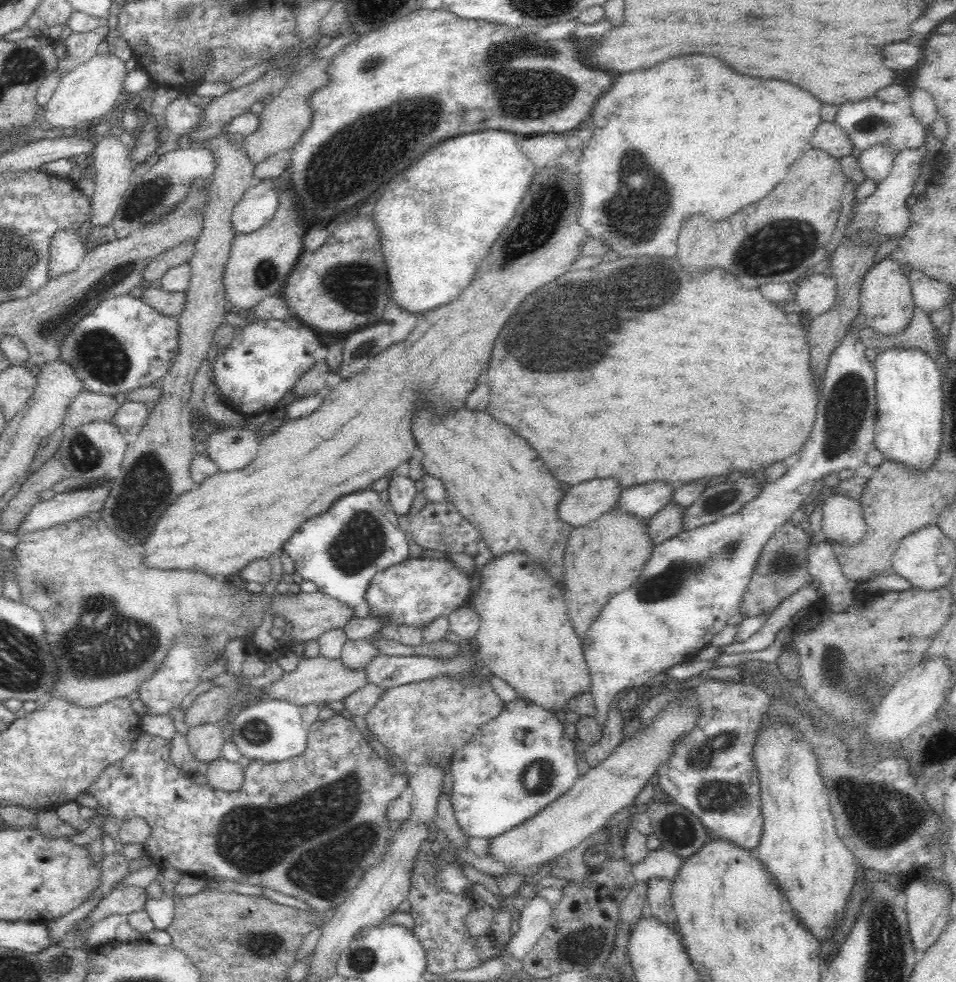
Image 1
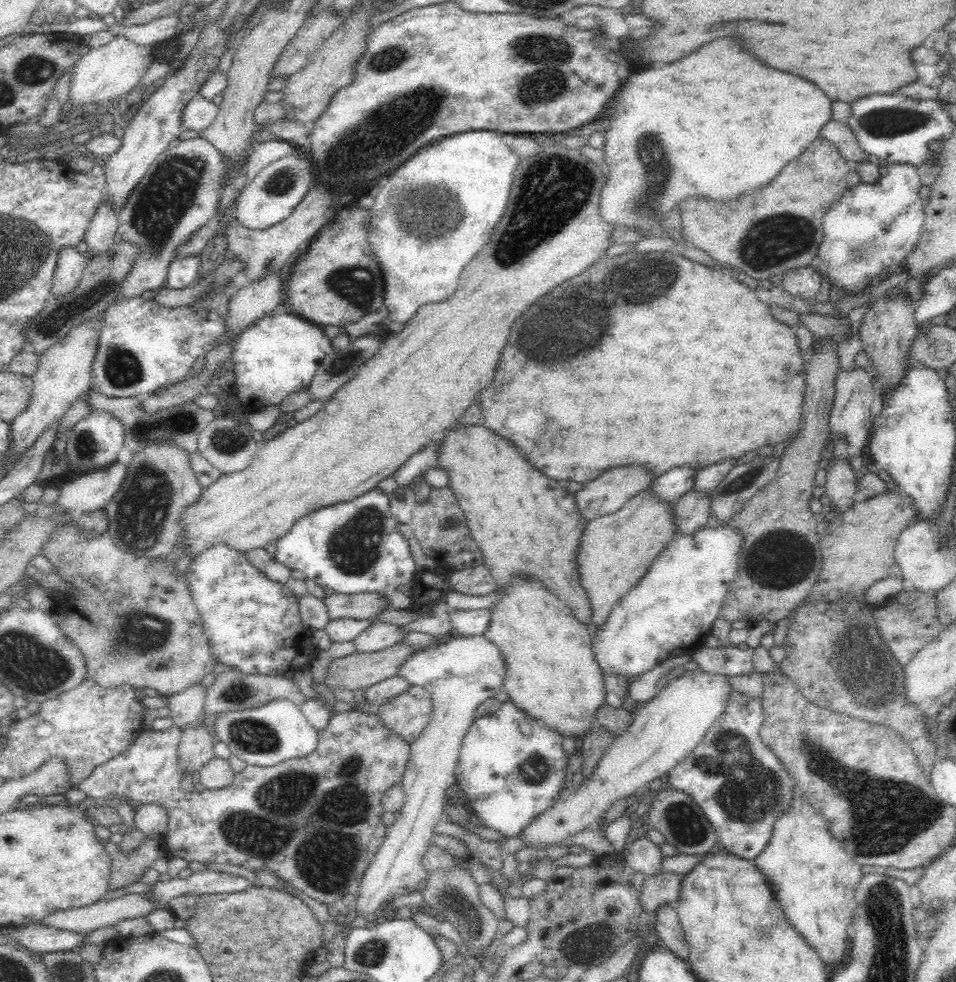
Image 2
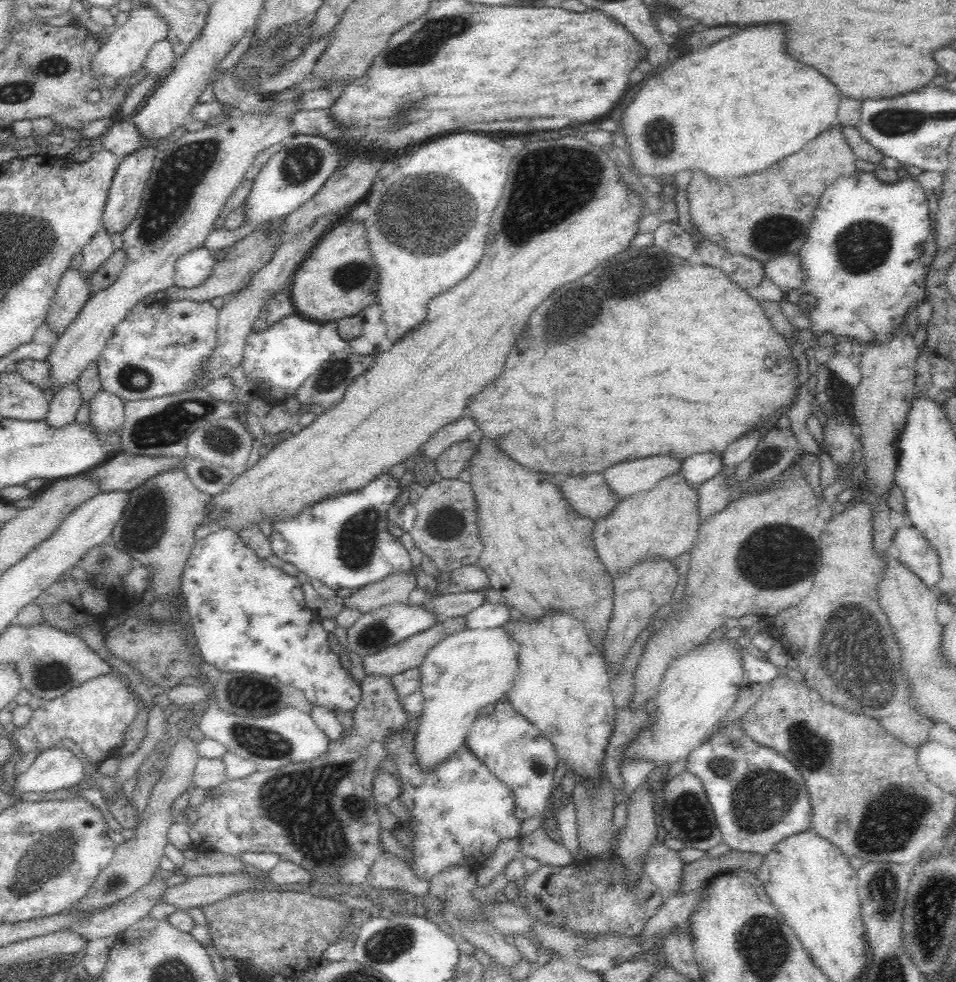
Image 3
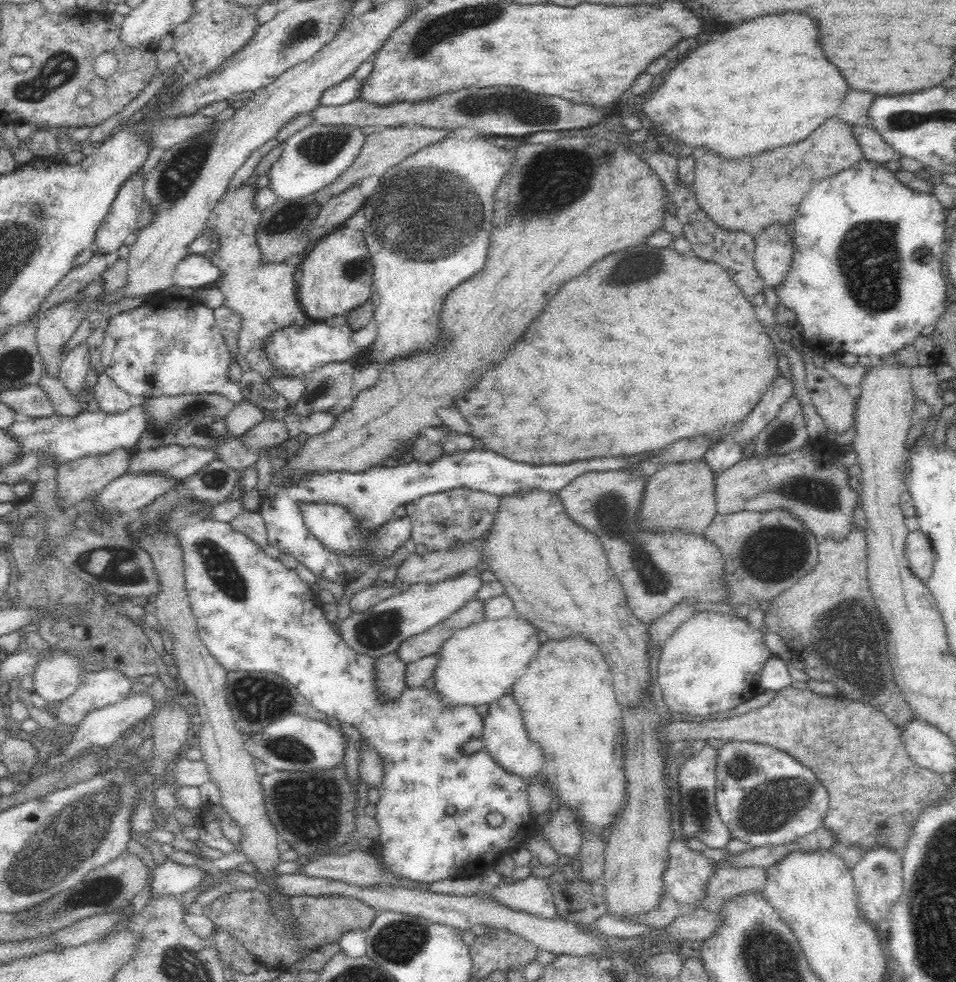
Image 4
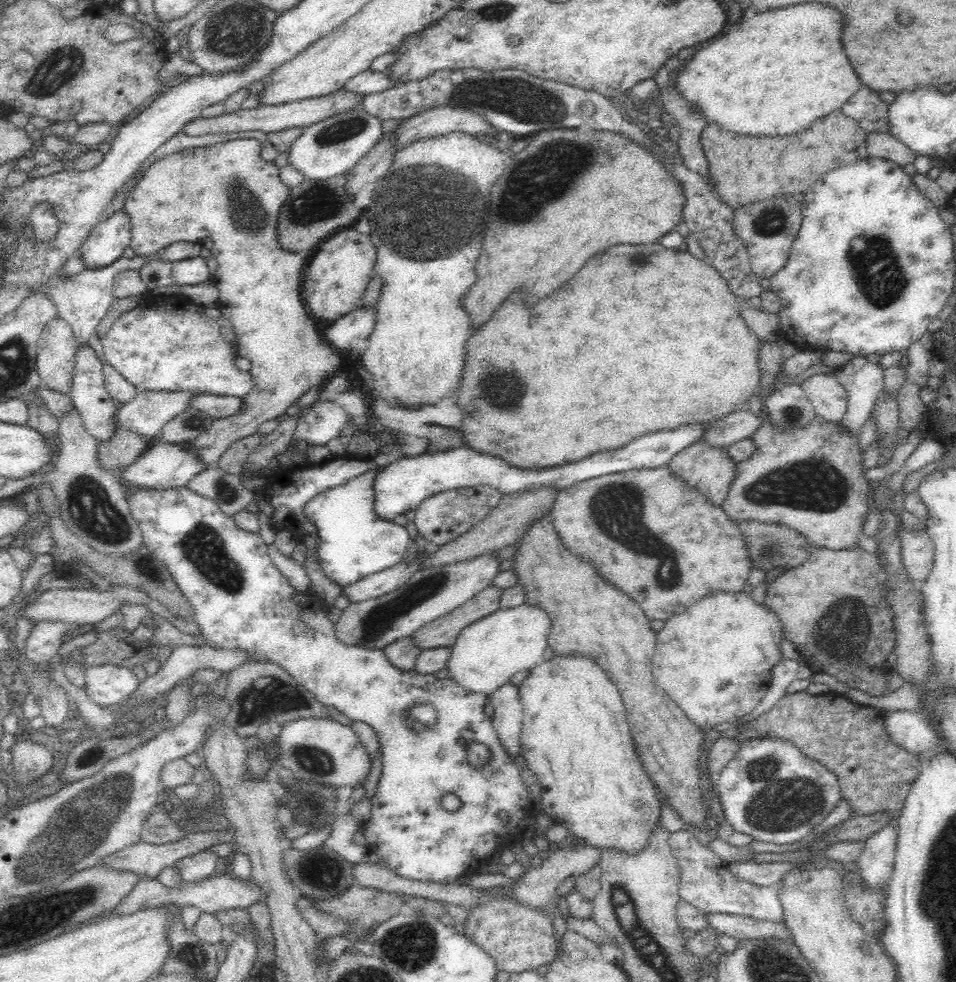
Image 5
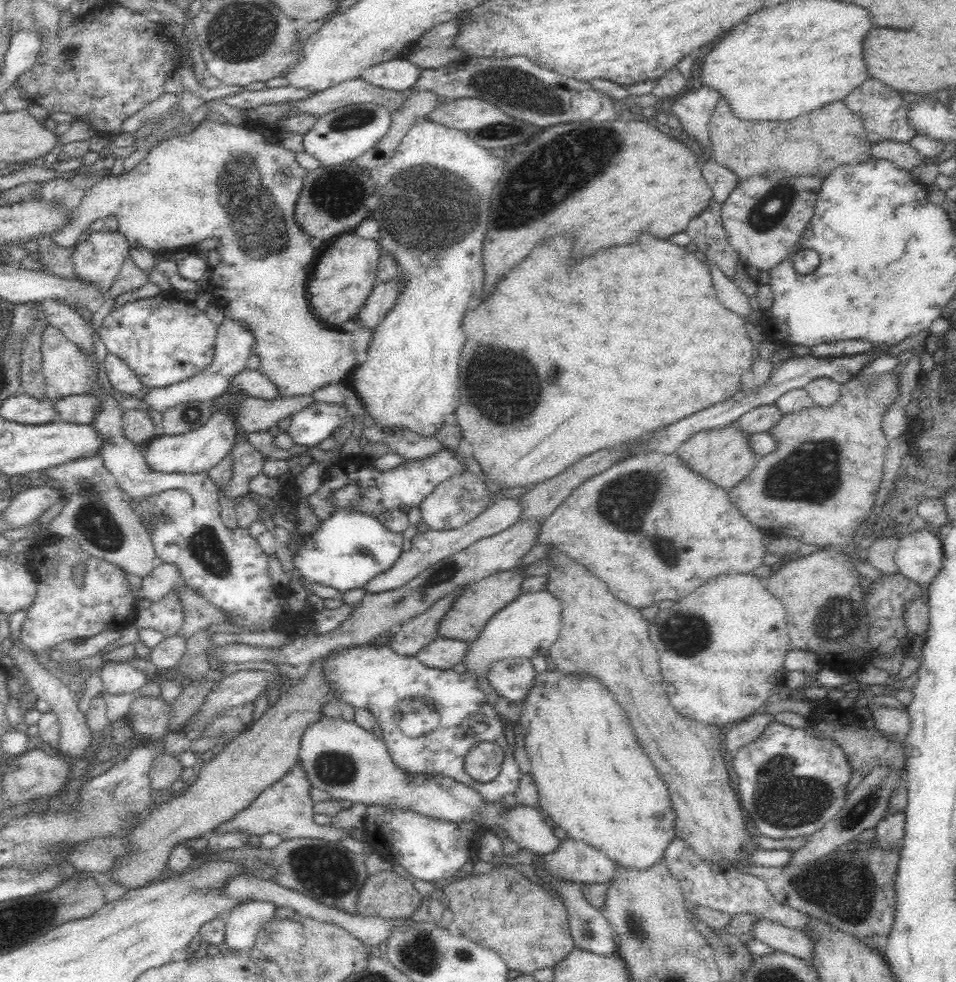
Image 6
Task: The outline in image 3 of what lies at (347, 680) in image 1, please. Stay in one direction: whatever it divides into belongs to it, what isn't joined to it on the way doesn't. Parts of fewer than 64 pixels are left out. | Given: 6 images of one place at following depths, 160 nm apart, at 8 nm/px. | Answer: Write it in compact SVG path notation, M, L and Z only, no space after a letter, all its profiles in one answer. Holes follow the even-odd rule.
M465 616L440 619L430 628L405 638L377 653L362 657L363 674L394 676L404 670L419 666L426 653L444 637L465 628Z

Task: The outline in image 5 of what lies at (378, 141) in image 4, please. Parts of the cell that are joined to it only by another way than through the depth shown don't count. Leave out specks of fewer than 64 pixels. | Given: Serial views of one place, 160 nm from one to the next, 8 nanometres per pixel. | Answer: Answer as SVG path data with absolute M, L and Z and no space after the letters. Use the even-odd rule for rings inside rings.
M438 106L422 112L422 114L404 119L393 133L388 134L392 134L392 137L395 138L393 140L393 147L400 150L400 148L404 148L404 146L408 146L408 144L412 144L412 142L416 142L416 140L420 140L420 138L443 136L451 134L452 132L466 132L492 147L505 146L506 140L508 140L507 135L502 134L502 131L498 131L477 112L472 112L471 110L460 107L452 108L446 106Z

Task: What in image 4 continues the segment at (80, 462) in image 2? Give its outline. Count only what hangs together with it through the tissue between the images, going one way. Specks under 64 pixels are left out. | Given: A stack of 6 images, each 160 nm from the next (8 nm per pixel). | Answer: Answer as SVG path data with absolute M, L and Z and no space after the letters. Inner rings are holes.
M106 372L98 376L92 401L94 403L92 408L106 414L128 411L133 406L130 395L120 389L118 384L106 375Z

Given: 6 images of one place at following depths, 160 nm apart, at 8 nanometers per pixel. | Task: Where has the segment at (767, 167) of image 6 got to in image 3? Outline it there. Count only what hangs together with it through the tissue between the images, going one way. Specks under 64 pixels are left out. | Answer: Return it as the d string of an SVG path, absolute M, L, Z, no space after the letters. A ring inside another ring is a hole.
M835 125L824 130L814 140L810 140L794 156L788 156L780 164L774 164L772 168L758 172L758 174L738 176L738 178L733 176L710 178L696 170L692 173L686 189L691 222L697 226L697 230L703 236L707 236L710 242L721 246L732 254L750 256L764 265L772 258L786 254L790 250L793 250L794 254L799 254L798 250L802 247L802 242L808 238L810 218L814 216L814 208L816 208L822 192L826 190L826 186L830 186L838 178L850 176L852 172L856 171L854 165L856 159L856 155L839 129L839 125Z

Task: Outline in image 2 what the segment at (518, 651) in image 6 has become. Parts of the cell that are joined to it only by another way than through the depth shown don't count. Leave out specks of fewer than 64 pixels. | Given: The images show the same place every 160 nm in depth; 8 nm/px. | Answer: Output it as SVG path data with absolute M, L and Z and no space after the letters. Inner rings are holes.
M452 634L431 649L416 651L398 667L398 676L405 678L412 685L424 687L430 693L432 714L424 732L410 744L408 762L400 782L405 794L403 808L396 815L394 824L387 827L384 841L360 882L358 897L353 905L356 906L357 914L361 914L362 917L366 918L369 914L374 914L378 908L383 908L390 898L414 893L419 888L419 884L425 882L427 871L422 865L422 860L432 845L436 824L439 824L444 817L443 807L446 804L444 794L455 780L455 766L459 759L463 738L476 720L476 708L484 700L495 697L502 690L504 673L505 662L500 649L481 634L476 636Z

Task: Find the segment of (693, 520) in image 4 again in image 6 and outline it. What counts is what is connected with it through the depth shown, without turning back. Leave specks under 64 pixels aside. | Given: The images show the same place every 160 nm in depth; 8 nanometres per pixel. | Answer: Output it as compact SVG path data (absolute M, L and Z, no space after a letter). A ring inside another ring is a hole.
M735 423L728 424L722 428L712 428L712 430L692 434L686 442L678 446L676 453L690 467L690 470L702 475L704 479L708 479L718 488L727 491L754 470L756 461L760 457L749 447L749 436L750 434L739 430Z

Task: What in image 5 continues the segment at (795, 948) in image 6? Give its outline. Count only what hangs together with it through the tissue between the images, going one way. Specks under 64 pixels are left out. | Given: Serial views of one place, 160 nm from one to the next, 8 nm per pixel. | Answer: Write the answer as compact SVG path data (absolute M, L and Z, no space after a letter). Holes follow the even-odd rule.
M707 913L707 926L719 934L737 939L782 939L792 940L789 928L783 922L754 920L750 917L726 913Z

